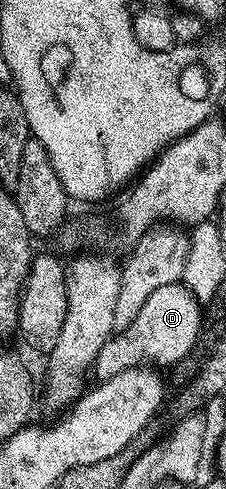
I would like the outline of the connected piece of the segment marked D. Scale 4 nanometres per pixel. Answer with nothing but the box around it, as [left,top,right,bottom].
[93,284,202,381]

